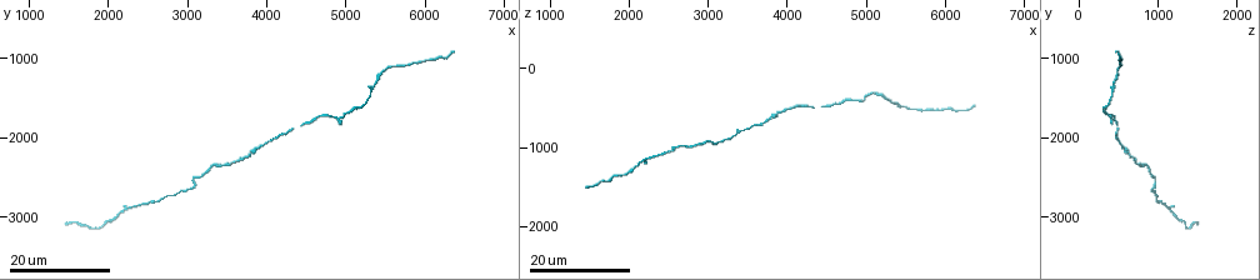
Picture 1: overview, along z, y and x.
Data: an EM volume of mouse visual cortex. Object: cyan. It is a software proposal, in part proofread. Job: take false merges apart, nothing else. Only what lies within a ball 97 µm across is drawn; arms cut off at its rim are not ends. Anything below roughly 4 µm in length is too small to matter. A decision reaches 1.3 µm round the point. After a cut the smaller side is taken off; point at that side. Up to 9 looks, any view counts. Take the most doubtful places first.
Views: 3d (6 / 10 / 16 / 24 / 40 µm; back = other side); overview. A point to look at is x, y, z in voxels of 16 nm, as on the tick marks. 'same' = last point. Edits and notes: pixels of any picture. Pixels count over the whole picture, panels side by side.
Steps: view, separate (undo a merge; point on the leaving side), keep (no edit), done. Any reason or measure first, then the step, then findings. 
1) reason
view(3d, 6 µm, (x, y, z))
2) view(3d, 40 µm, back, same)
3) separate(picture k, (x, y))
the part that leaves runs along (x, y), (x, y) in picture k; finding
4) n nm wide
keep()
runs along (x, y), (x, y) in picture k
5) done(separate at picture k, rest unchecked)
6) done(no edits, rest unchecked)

three-way junction
view(3d, 24 µm, (4900, 1750, 400))

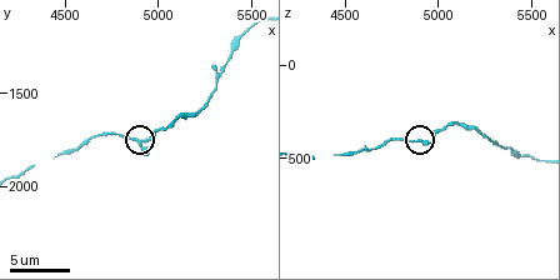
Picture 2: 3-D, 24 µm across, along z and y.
zoom in
view(3d, 10 µm, (4900, 1760, 400))

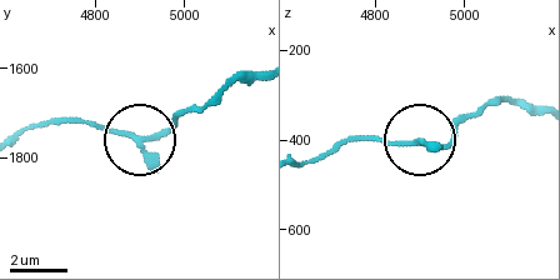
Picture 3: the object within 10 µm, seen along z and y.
keep()
one cell here

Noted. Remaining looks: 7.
thin neck
view(3d, 24 µm, (3050, 2550, 1000))

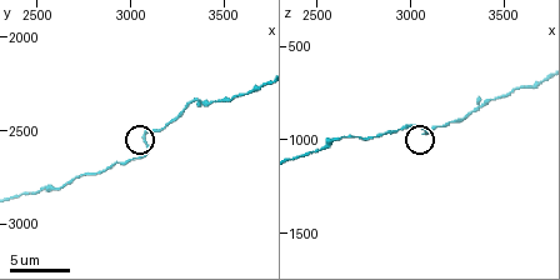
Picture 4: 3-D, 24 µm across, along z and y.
closer look
view(3d, 6 µm, (3080, 2540, 960))

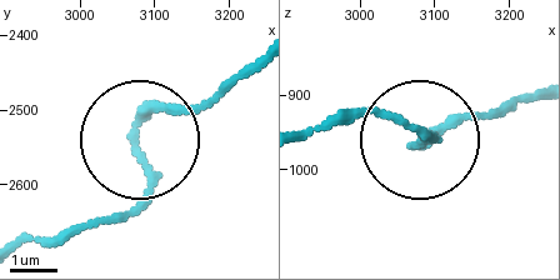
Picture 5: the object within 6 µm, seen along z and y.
keep()
runs along (254, 56), (206, 100), (139, 128), (143, 188), (103, 219) in picture 5; one cell here

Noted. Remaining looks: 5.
thick turns thin
view(3d, 16 µm, (3750, 2200, 600))

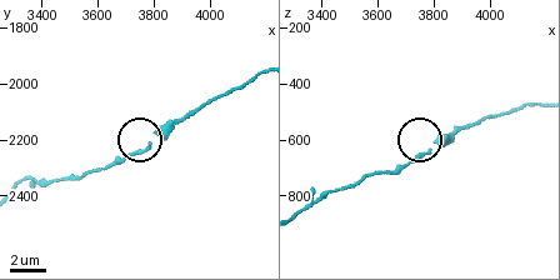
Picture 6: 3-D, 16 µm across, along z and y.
closer look
view(3d, 6 µm, (3790, 2200, 630))

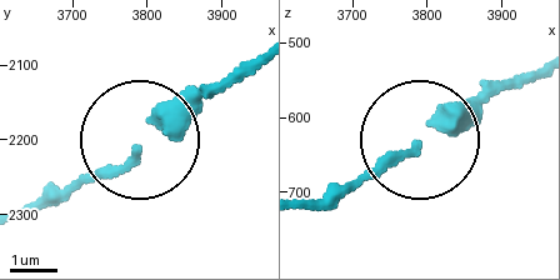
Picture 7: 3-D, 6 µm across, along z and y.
keep()
runs along (210, 83), (63, 198) in picture 7; one cell here

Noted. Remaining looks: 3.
thick turns thin
view(3d, 6 µm, (3460, 2340, 760))

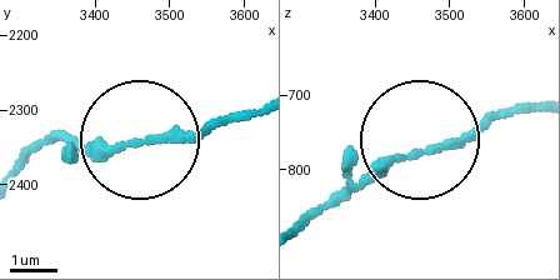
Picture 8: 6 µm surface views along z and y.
keep()
runs along (538, 109), (370, 164), (314, 208) in picture 8; one cell here

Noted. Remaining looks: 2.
done(no edits, rest unchecked)

